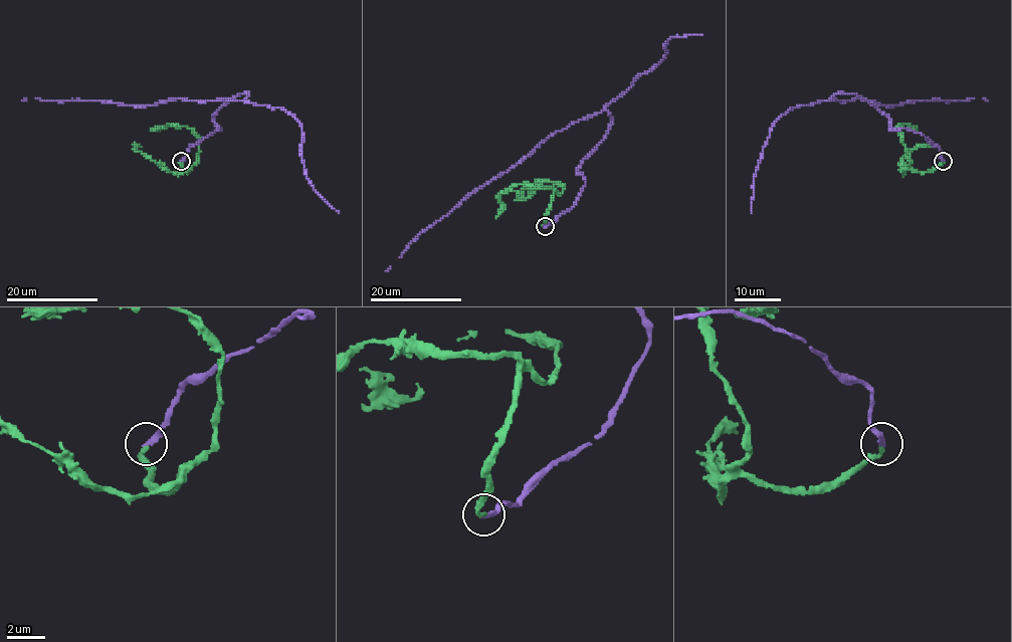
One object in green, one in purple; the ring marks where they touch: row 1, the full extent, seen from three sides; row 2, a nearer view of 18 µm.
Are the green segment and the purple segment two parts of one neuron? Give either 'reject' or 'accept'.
accept

